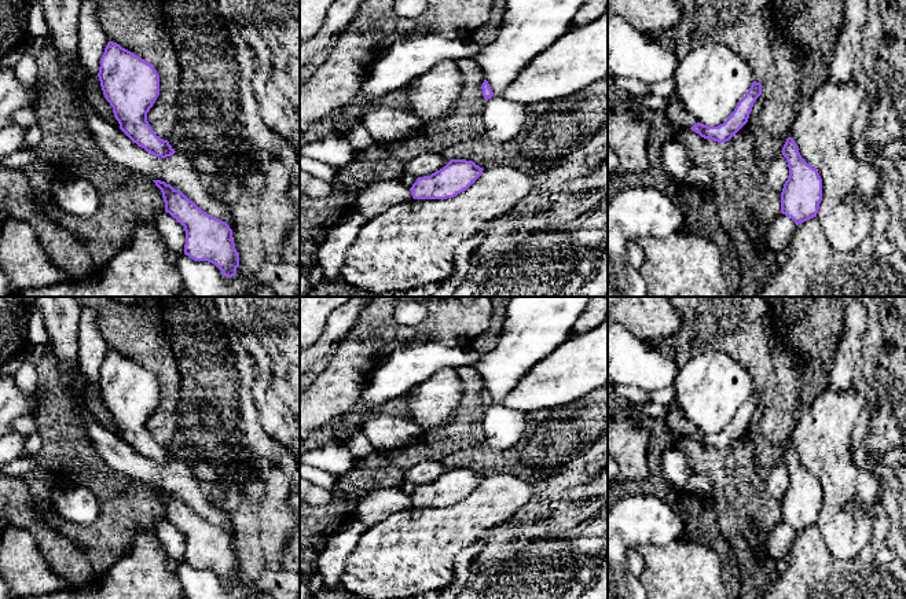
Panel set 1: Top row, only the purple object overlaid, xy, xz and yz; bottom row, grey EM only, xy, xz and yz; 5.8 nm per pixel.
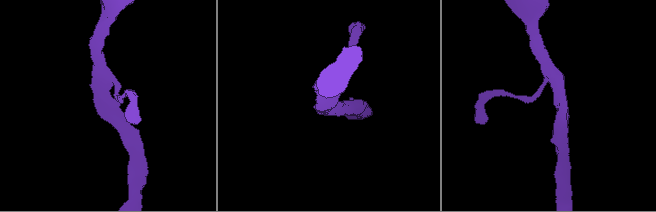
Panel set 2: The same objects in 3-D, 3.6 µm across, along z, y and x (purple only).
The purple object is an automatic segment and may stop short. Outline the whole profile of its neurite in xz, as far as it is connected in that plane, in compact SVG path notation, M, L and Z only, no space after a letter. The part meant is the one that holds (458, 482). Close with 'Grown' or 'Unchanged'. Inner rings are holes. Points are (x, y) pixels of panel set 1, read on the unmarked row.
M451 467L430 484L418 485L410 496L414 507L447 507L467 497L483 481L473 468Z. Unchanged

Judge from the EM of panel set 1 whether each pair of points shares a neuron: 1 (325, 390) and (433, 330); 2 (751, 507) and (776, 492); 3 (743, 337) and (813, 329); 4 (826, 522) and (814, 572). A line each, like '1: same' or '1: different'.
1: same
2: different
3: different
4: different

